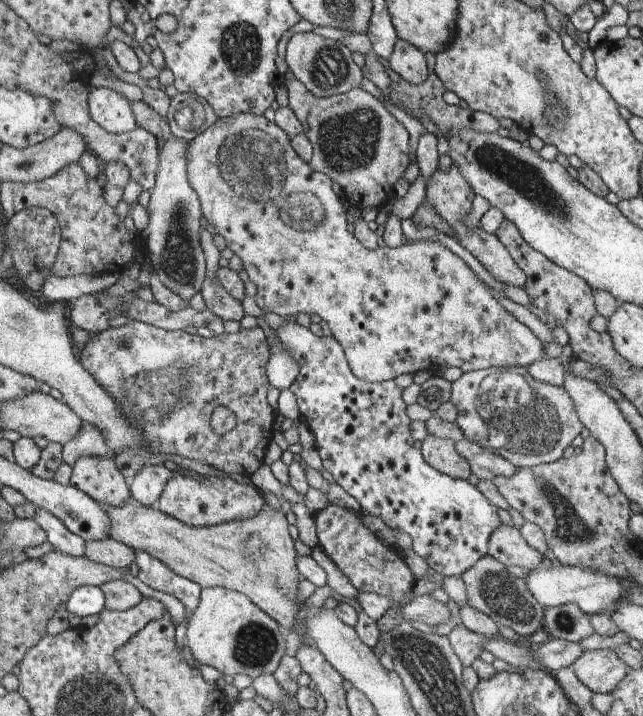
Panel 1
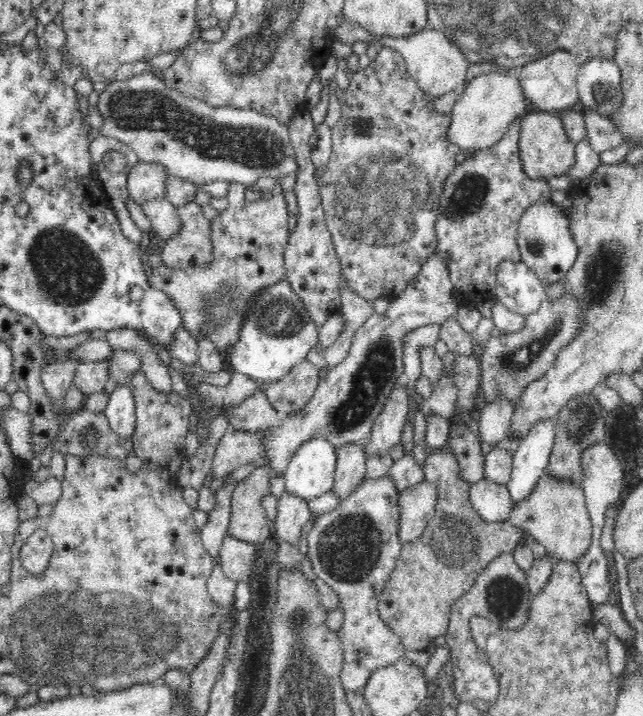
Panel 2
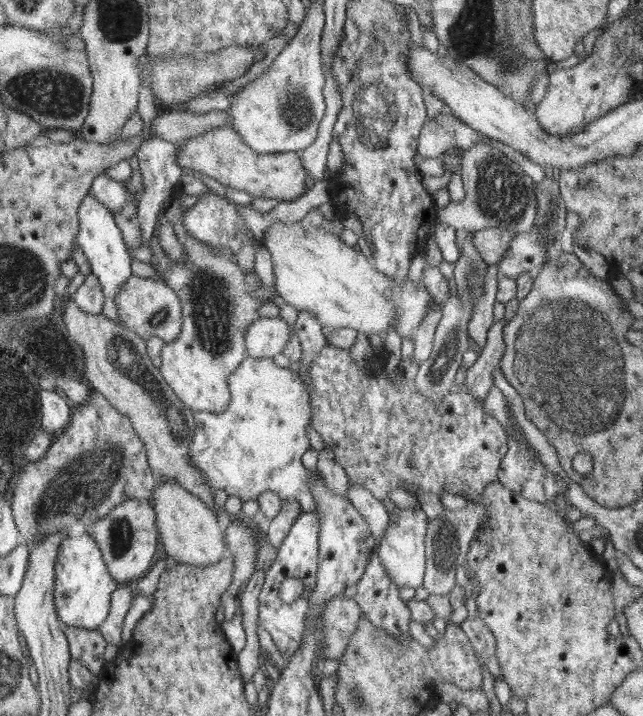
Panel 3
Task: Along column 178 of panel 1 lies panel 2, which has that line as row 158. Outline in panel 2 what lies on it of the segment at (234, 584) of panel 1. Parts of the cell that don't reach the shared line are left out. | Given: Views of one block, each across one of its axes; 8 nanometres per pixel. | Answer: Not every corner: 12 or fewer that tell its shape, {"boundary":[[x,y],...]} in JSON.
{"boundary":[[558,113],[520,120],[519,156],[530,179],[568,175],[575,144]]}

